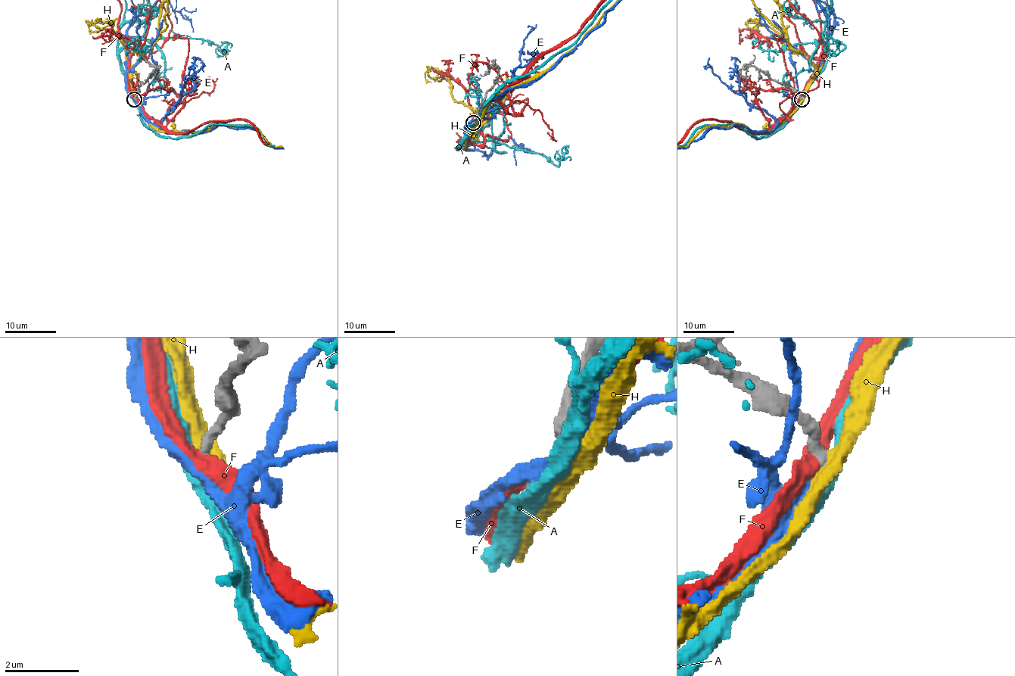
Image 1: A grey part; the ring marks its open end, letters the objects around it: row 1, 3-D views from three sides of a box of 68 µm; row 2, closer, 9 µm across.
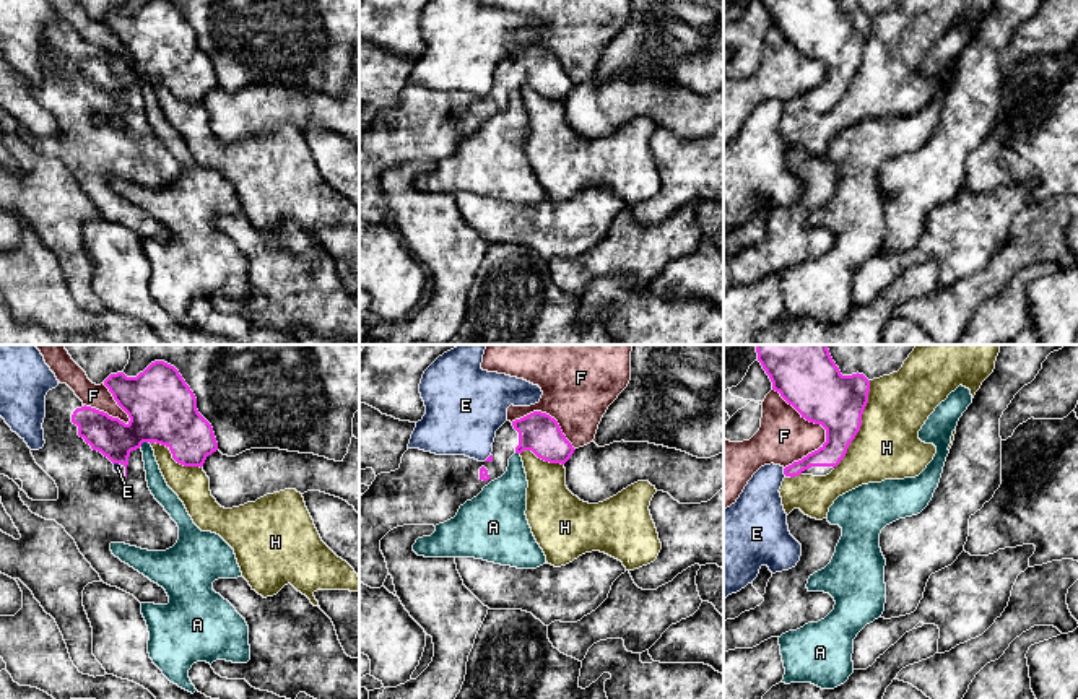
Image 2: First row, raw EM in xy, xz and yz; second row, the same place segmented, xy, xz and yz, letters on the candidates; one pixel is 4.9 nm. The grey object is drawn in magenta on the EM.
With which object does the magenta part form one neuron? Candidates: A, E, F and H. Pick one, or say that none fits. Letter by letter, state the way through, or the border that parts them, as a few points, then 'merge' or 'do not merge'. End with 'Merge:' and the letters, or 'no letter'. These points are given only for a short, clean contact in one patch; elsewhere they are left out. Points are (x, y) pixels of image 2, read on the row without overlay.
A: do not merge
E: do not merge
F: do not merge
H: do not merge
Merge: no letter

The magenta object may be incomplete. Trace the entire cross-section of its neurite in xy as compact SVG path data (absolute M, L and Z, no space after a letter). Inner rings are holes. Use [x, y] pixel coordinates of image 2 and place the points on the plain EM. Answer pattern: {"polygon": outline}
{"polygon": "M150 0L137 13L111 10L104 21L128 50L125 60L104 47L86 42L75 28L60 20L46 31L44 83L31 86L36 99L55 117L57 137L33 137L21 125L29 146L55 156L75 176L80 189L101 216L133 231L140 239L167 241L163 223L122 198L111 187L112 179L125 179L148 187L166 187L179 176L179 163L148 124L141 80L166 81L184 102L203 102L218 86L211 60L198 49L197 34L179 7L171 0Z"}

